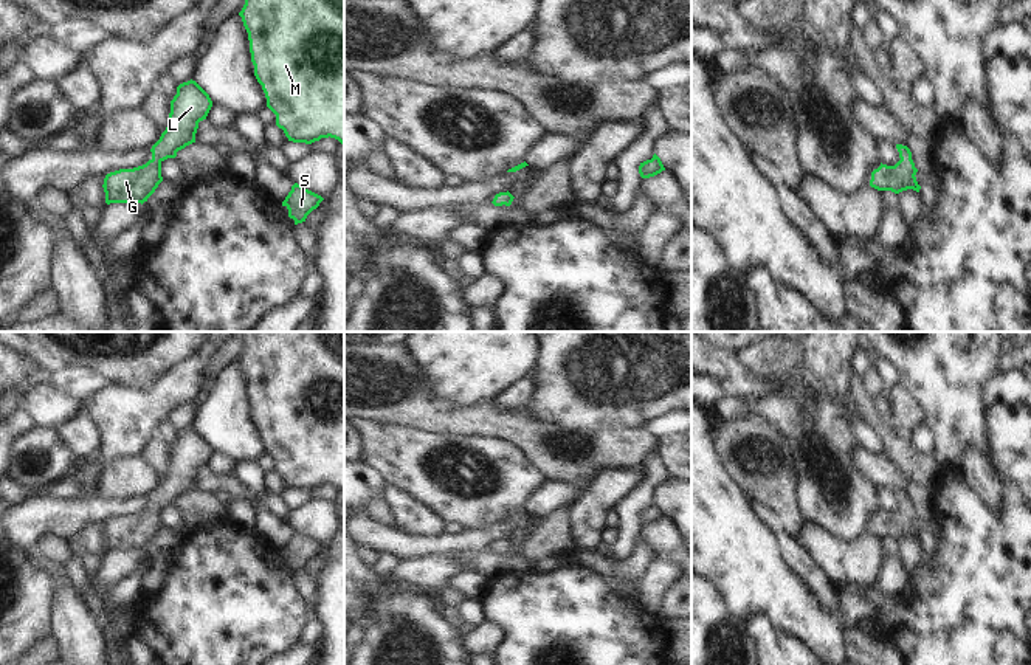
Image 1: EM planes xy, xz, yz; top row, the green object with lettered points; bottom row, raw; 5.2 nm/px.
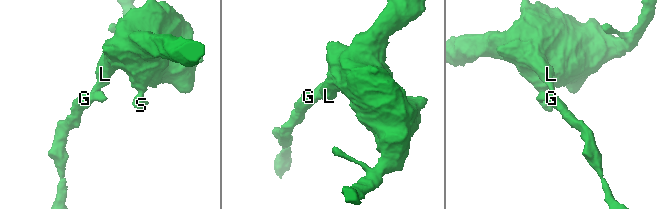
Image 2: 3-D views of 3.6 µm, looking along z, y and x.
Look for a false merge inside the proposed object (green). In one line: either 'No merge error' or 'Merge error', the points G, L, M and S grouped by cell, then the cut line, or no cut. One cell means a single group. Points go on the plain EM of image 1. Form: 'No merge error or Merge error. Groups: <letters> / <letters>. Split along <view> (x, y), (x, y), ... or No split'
No merge error. Groups: G L M S. No split.

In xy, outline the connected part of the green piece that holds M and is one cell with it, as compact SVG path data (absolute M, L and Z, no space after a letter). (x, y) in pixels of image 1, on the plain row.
M243 332L245 352L239 363L248 380L254 423L262 432L267 454L276 462L276 473L288 488L312 491L321 485L335 485L344 490L344 332Z

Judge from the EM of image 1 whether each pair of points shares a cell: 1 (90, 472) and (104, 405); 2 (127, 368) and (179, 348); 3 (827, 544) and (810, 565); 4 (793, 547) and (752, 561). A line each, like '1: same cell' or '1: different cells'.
1: same cell
2: same cell
3: different cells
4: different cells

